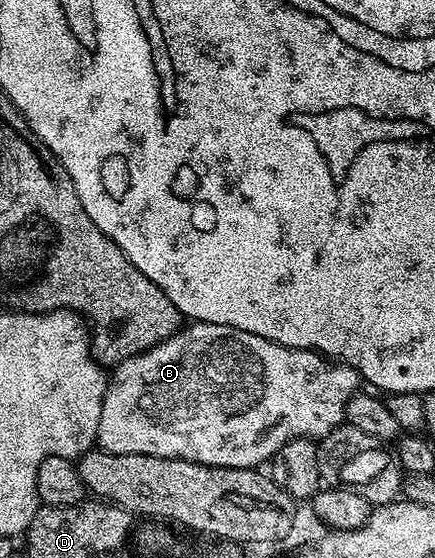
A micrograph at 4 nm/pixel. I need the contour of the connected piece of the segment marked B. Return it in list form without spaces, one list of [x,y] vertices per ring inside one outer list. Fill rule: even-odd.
[[[209,322],[188,323],[168,340],[114,365],[112,372],[101,422],[97,422],[95,443],[102,451],[177,458],[210,468],[258,469],[290,440],[330,435],[344,423],[347,403],[361,388],[359,372],[348,364],[332,362],[309,348],[281,346],[269,338]]]

